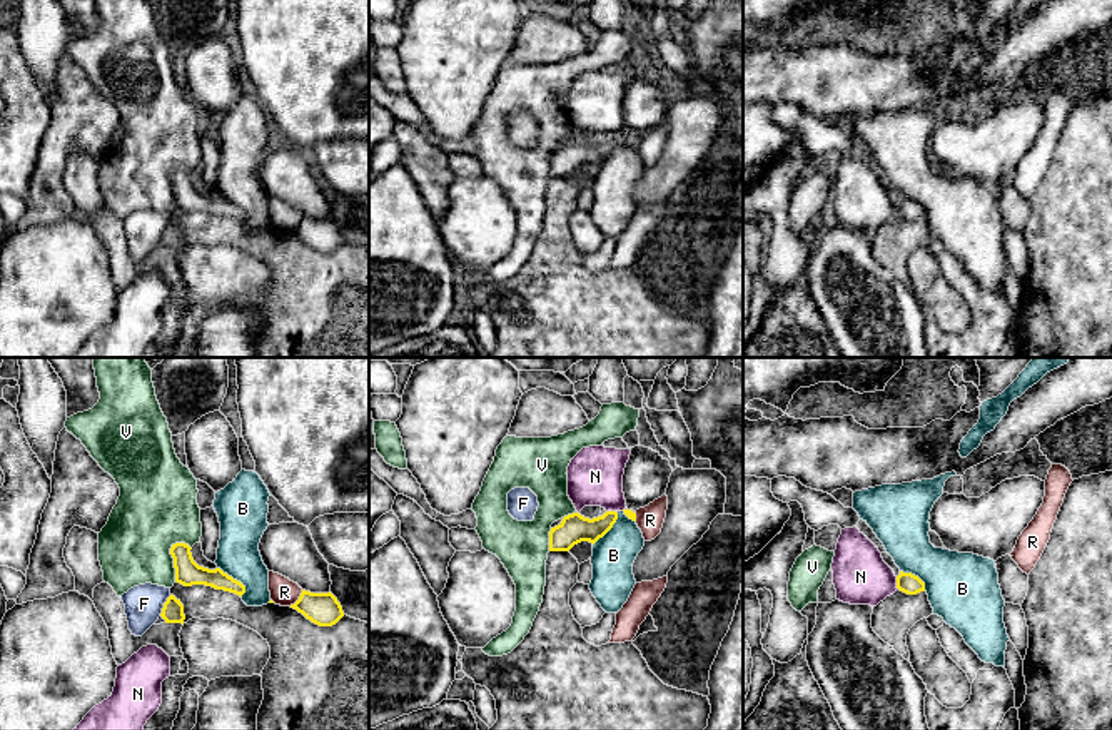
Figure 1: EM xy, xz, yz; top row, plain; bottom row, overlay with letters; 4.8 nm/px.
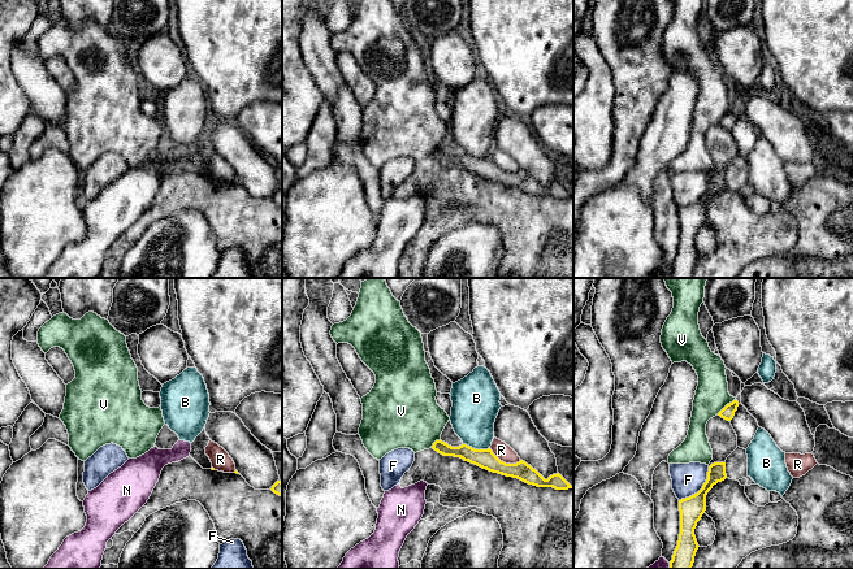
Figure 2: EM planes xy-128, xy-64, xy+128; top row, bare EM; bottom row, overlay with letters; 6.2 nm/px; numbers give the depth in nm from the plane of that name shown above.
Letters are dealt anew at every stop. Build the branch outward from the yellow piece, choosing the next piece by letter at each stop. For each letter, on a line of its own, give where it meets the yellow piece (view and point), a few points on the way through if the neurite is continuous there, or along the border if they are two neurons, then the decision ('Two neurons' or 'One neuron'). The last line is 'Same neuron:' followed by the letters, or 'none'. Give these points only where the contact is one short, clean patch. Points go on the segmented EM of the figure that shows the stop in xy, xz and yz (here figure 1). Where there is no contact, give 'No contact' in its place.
B: Touches yellow at xy (236, 580). Boundary: xy (217, 567), (244, 587), (241, 597). Two neurons
F: Touches yellow at xy (164, 605). Two neurons
N: Touches yellow at yz (897, 583). Two neurons
R: Touches yellow at xy (299, 598). Boundary: xy (303, 590), (289, 605). Two neurons
V: Touches yellow at xy (172, 557). Two neurons
Same neuron: none

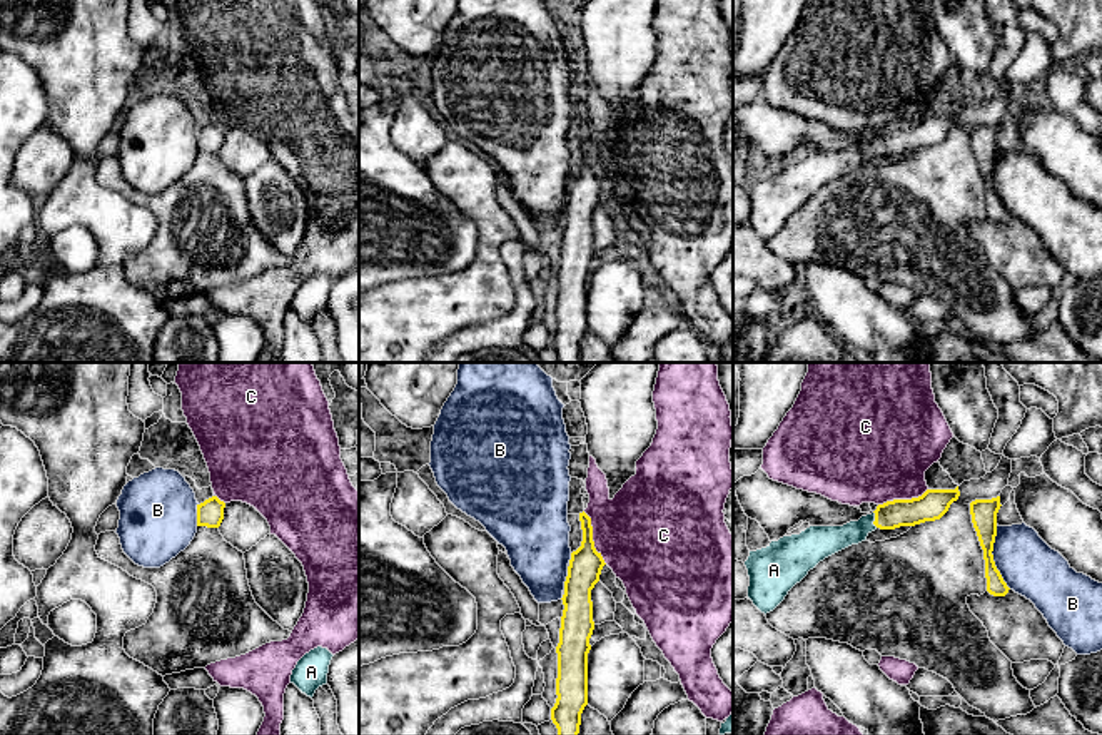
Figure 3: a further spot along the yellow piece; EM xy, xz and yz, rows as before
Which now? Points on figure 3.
A: Touches yellow at yz (875, 520). Path across: yz (890, 515), (875, 520), (857, 532), (829, 540). One neuron
B: Touches yellow at yz (992, 557). Two neurons
C: Touches yellow at xz (591, 538). Boundary: xz (583, 511), (590, 518), (593, 547), (606, 563). Two neurons
Same neuron: A

